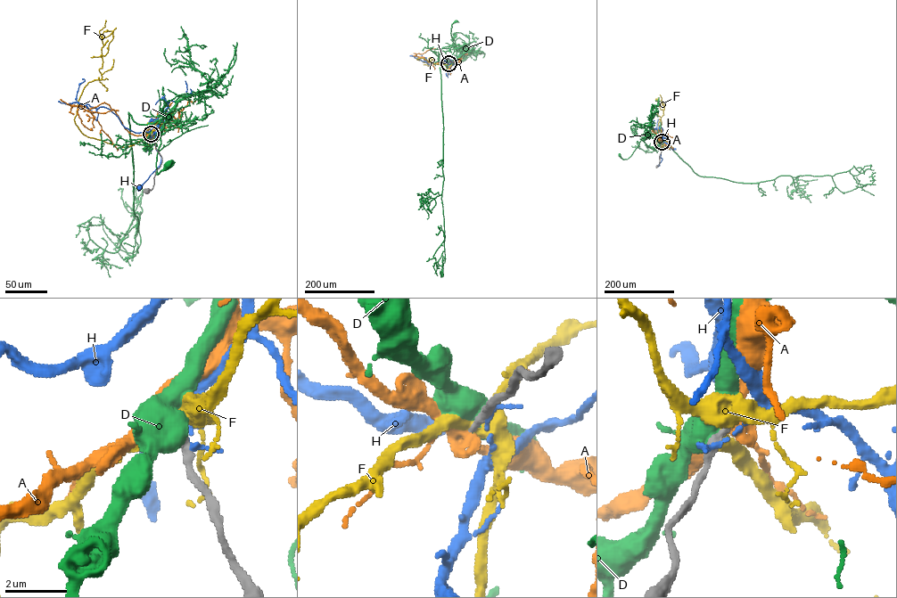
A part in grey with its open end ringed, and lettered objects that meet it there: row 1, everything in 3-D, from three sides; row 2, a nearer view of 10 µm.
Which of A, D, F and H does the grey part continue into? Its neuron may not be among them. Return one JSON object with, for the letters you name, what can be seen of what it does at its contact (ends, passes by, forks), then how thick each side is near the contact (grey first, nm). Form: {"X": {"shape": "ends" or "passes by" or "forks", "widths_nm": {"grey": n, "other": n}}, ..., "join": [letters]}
{"A": {"shape": "forks", "widths_nm": {"grey": 260, "other": 360}}, "join": ["A"]}

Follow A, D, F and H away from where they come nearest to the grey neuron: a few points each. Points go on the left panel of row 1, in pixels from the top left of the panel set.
A: (151, 133), (145, 135), (130, 134), (116, 112), (104, 102), (90, 109), (73, 105), (100, 113), (119, 110)
D: (151, 134), (154, 127), (168, 121), (169, 114), (160, 134), (160, 143), (157, 155), (156, 173), (168, 163)
F: (151, 134), (122, 147), (87, 136), (76, 124), (84, 88), (102, 77), (100, 56), (112, 32), (102, 36)
H: (151, 134), (152, 131), (155, 135), (160, 163), (139, 187)

